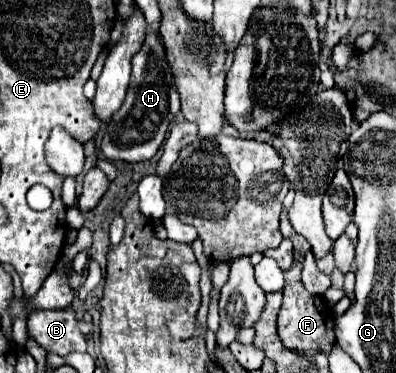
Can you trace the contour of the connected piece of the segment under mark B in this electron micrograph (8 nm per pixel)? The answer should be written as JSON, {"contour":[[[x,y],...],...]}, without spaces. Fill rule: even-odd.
{"contour":[[[38,310],[28,316],[28,334],[48,352],[66,356],[70,352],[86,352],[84,334],[78,328],[76,310]]]}

